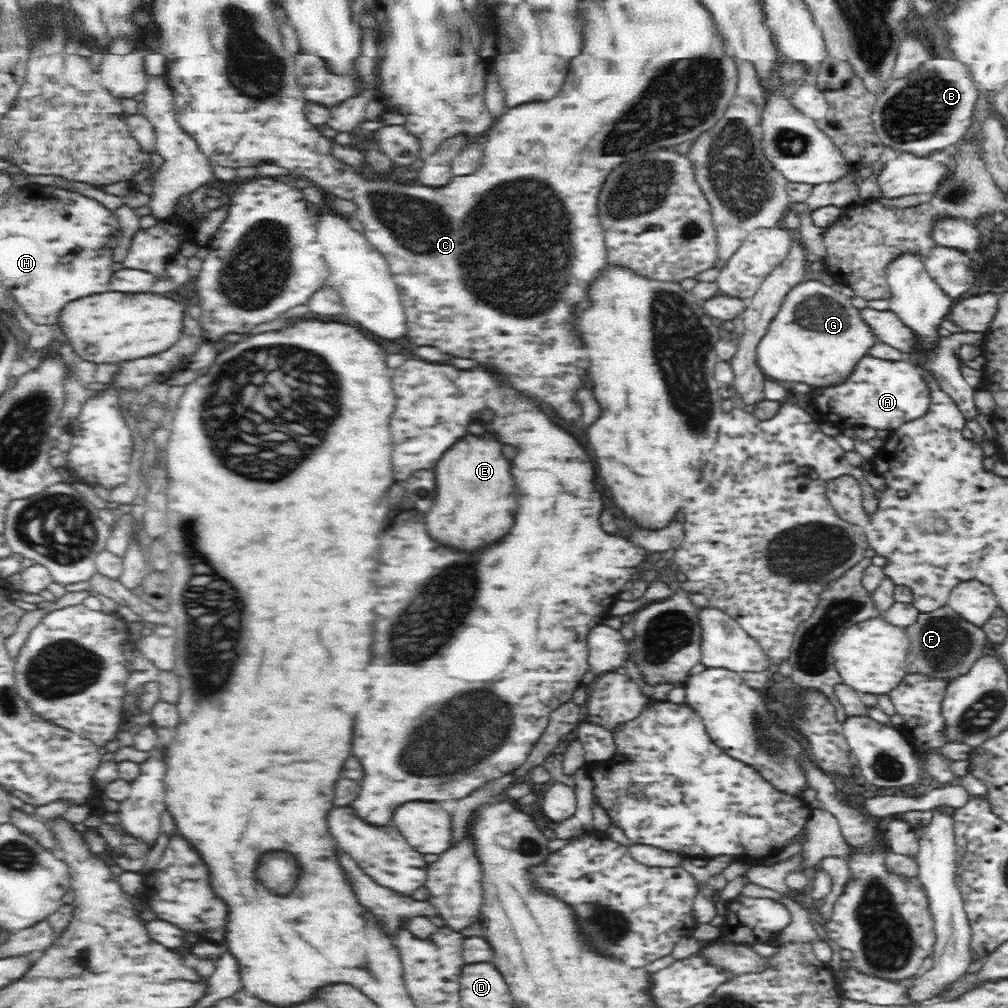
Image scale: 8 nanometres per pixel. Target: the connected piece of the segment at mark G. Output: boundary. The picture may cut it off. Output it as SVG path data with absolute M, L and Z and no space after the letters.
M804 279L789 288L776 314L769 320L767 332L756 345L755 363L765 377L784 385L804 382L818 388L843 381L856 361L866 355L868 347L875 342L870 327L862 320L859 310L852 306L851 298L841 294L837 287L828 287L818 280Z

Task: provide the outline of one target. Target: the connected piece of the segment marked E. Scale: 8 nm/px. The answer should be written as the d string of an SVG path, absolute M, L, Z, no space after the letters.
M486 430L480 436L468 432L460 440L456 440L452 444L452 448L448 448L448 452L444 452L440 456L440 460L436 462L434 480L436 480L434 506L424 516L426 528L432 538L436 538L444 544L458 546L458 548L478 548L486 542L492 542L492 540L504 536L508 532L508 528L512 526L514 508L516 508L516 500L514 500L516 488L514 488L514 480L510 476L510 462L504 458L502 442L496 438L494 432Z

